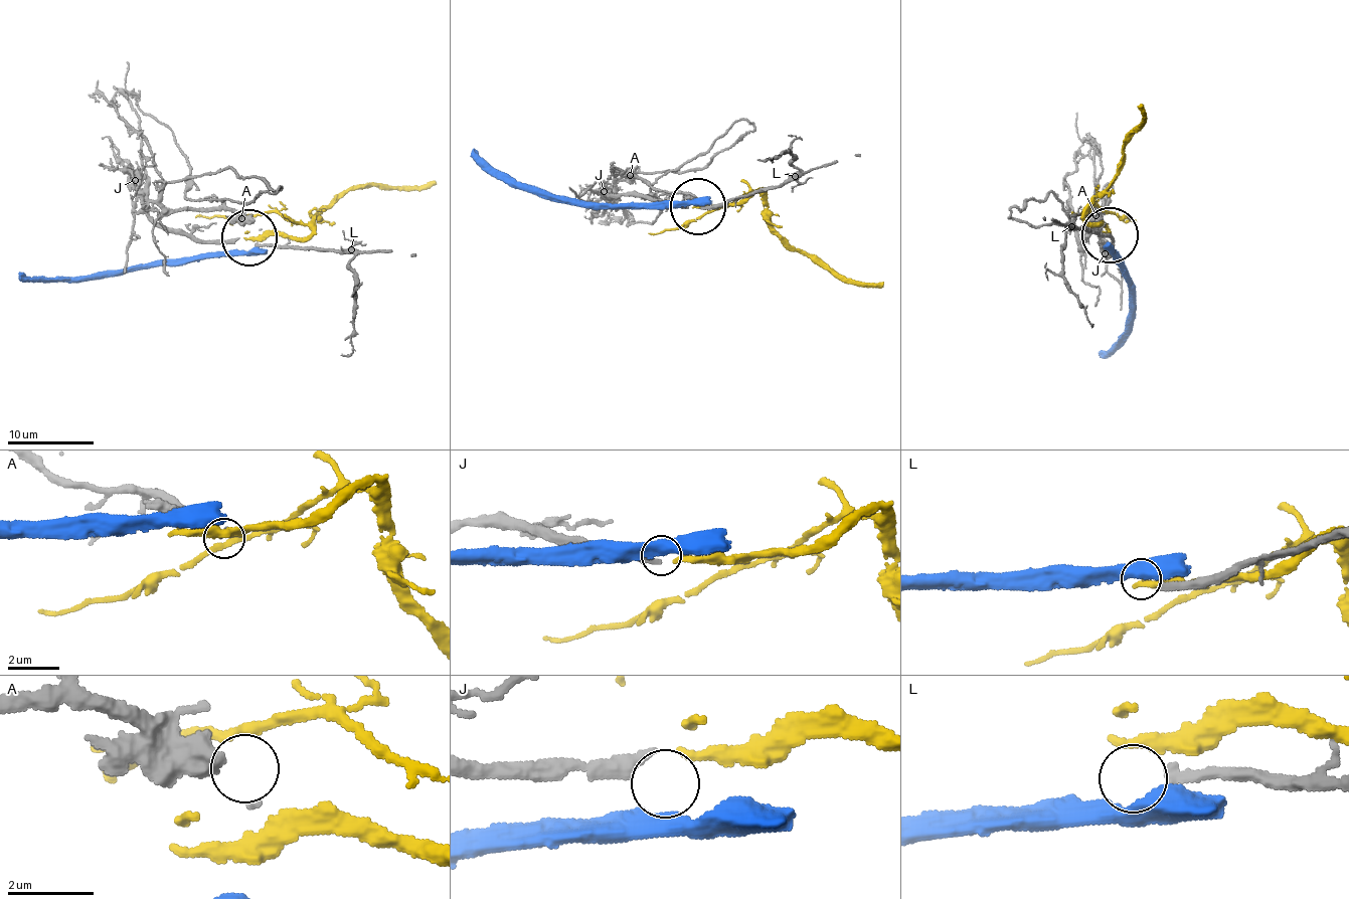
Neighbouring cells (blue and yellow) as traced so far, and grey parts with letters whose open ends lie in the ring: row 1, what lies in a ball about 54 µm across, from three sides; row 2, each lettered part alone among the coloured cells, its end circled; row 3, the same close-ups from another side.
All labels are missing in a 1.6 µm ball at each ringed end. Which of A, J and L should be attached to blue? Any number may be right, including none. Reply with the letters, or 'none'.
none

